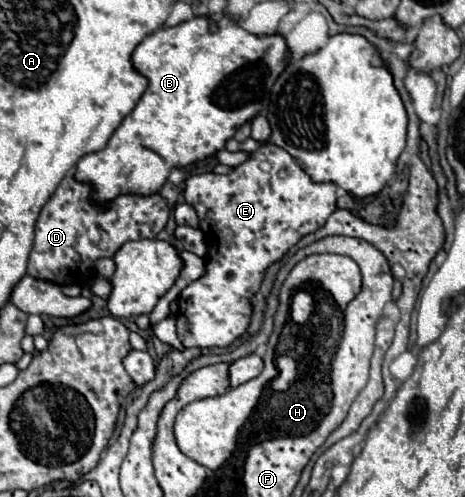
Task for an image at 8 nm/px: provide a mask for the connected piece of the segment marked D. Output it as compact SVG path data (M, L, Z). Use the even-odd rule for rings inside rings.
M67 176L39 214L35 226L35 244L29 254L27 274L65 286L87 286L95 278L95 260L113 258L129 240L155 238L167 224L169 206L159 194L153 196L117 196L105 208L89 202L91 186Z

